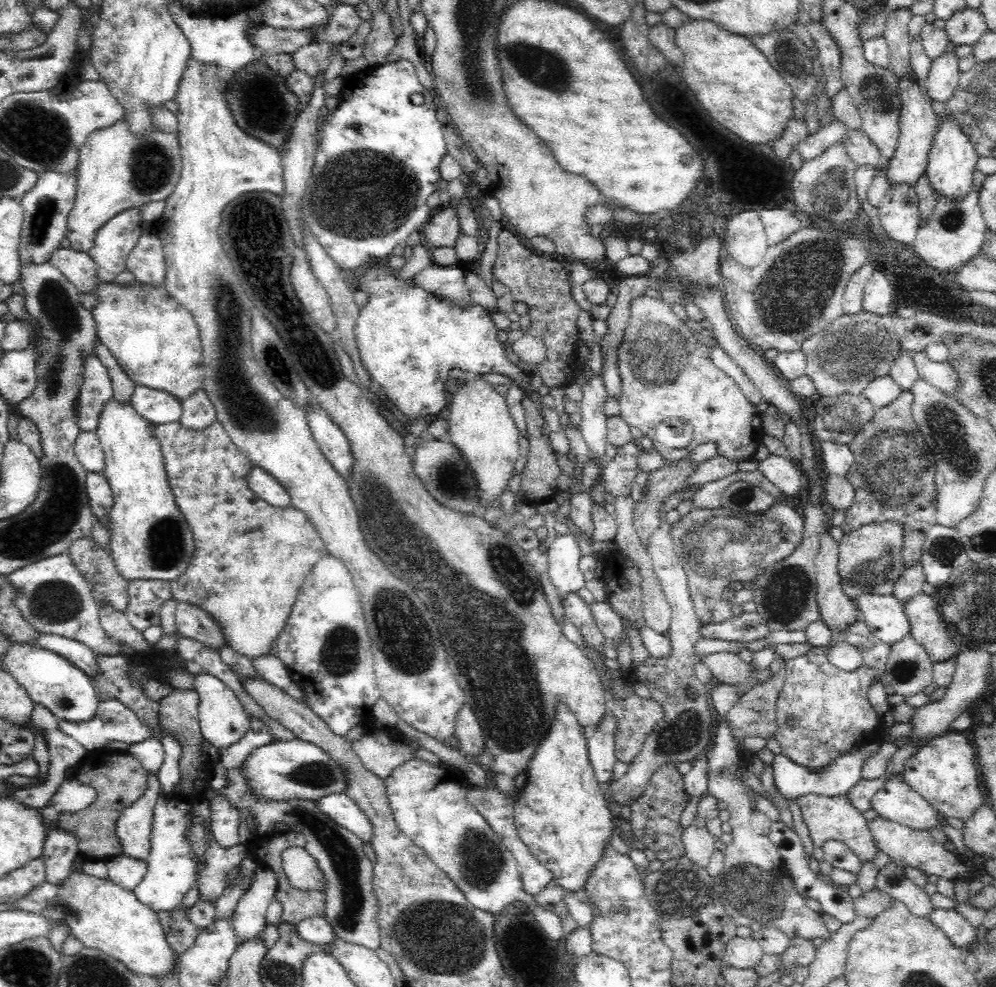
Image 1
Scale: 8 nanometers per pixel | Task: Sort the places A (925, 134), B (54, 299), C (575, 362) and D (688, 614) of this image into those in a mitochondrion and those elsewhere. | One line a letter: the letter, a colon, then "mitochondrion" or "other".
A: other
B: mitochondrion
C: other
D: other

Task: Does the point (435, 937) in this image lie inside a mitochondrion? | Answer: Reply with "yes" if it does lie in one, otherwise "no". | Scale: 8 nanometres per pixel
yes

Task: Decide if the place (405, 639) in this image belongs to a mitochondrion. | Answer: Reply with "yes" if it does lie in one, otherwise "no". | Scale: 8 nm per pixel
yes

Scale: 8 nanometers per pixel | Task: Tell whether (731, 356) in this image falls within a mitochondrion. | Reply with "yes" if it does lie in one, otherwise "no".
no

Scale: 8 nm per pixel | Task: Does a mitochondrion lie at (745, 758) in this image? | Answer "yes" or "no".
no

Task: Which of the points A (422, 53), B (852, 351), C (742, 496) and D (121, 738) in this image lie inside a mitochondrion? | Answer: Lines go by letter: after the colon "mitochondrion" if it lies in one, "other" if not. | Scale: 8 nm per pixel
A: other
B: mitochondrion
C: mitochondrion
D: other

